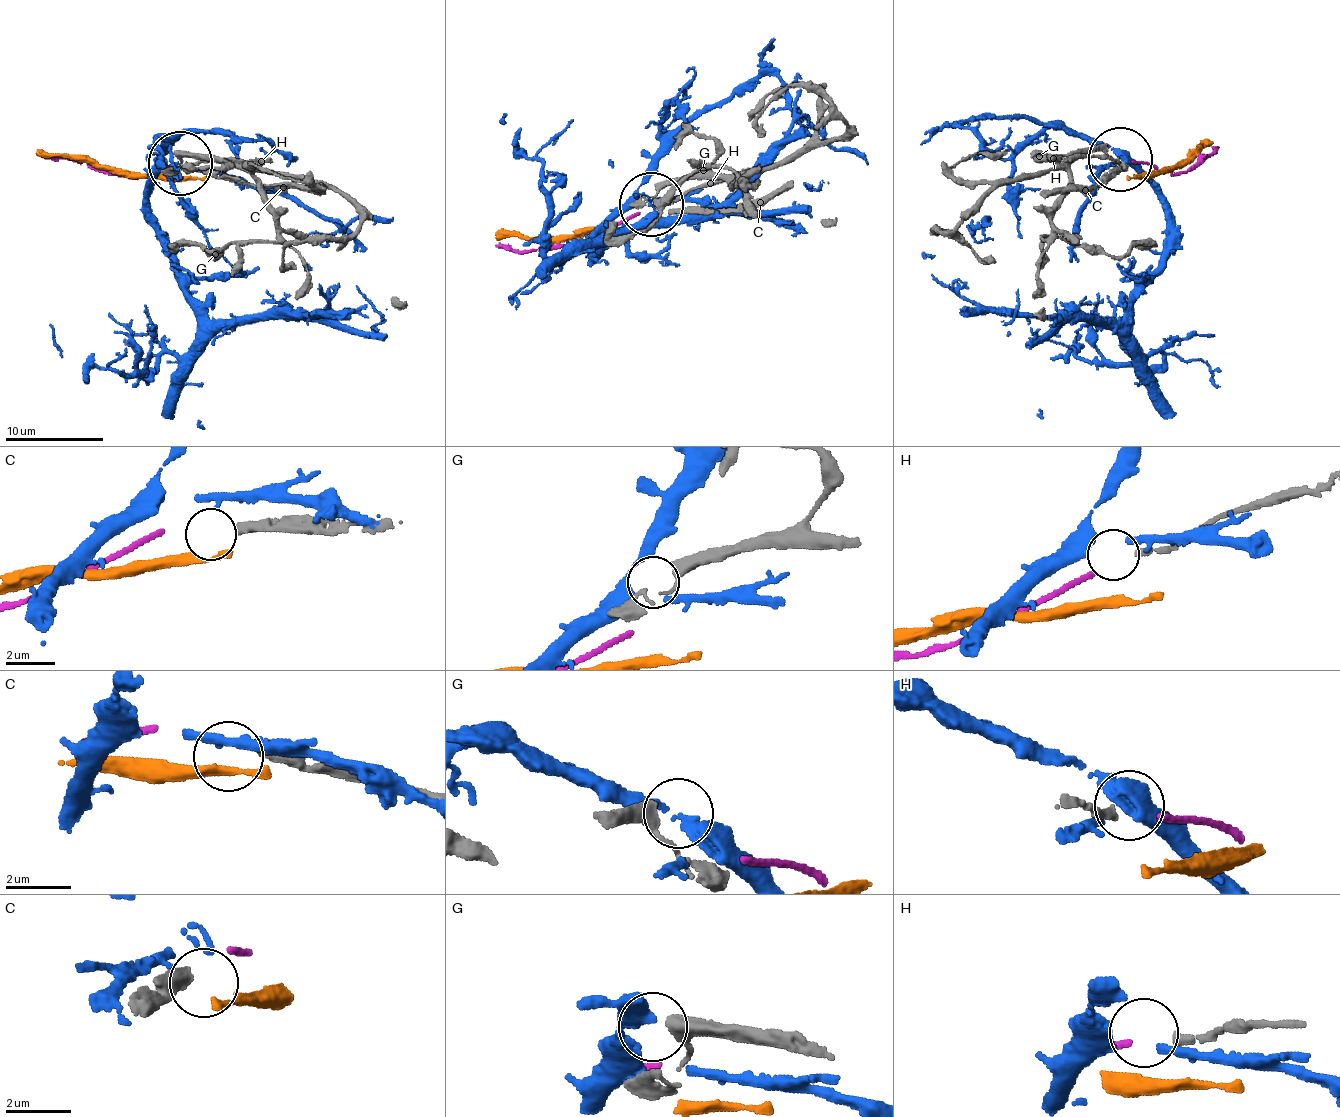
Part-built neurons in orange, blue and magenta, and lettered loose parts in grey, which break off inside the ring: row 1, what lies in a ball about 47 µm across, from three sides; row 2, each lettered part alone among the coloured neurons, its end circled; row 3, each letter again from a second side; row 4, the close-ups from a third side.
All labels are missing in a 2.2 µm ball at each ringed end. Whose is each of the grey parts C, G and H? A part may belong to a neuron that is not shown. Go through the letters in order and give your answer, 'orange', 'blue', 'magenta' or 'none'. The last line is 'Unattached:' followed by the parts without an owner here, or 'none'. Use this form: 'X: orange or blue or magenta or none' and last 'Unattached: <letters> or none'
C: none
G: none
H: magenta
Unattached: C, G

